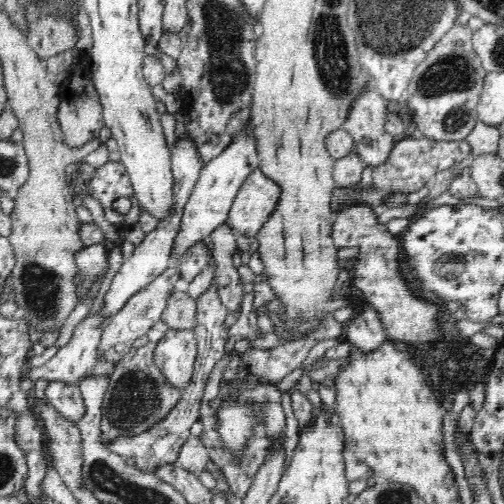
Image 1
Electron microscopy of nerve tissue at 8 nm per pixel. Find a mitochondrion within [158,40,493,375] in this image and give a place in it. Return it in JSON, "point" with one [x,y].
{"point":[454,73]}

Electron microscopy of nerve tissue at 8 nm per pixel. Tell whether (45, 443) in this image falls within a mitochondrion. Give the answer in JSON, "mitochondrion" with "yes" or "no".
{"mitochondrion":"no"}

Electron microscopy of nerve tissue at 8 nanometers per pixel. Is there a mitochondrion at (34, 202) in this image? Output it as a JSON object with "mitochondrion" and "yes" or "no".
{"mitochondrion":"no"}

